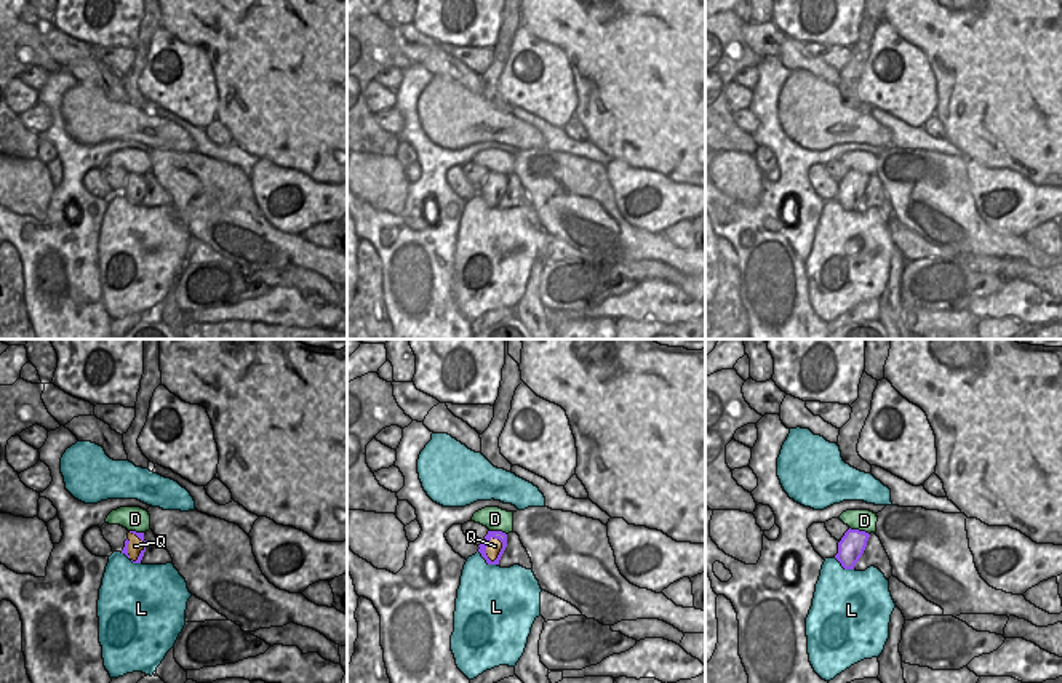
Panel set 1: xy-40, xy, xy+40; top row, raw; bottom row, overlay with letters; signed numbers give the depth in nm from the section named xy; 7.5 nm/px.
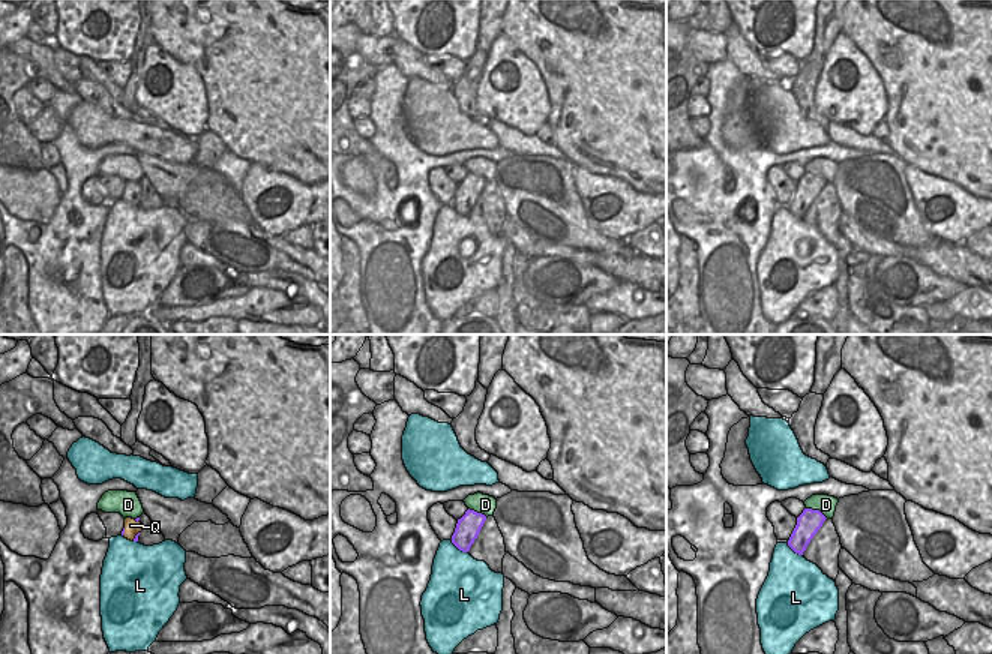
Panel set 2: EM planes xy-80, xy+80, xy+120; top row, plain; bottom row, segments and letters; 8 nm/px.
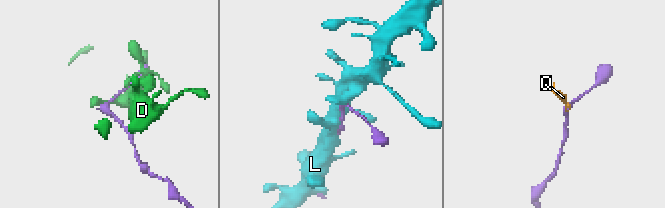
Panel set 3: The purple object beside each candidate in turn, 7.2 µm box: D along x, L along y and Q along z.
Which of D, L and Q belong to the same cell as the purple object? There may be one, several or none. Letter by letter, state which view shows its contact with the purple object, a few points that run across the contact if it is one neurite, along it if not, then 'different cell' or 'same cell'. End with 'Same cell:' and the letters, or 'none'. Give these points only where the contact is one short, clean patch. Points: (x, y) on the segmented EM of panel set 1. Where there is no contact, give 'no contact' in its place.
D: xy+40 | different cell
L: xy | different cell
Q: xy | xy (493, 536), (487, 547), (487, 557), (491, 562) | different cell
Same cell: none

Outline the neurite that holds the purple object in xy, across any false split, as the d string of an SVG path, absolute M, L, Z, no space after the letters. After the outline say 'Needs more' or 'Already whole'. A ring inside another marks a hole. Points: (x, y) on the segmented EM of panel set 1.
M488 531L488 534L485 536L483 542L481 542L478 547L480 547L478 552L480 552L481 557L486 560L488 565L499 565L499 560L501 560L501 557L502 557L505 547L507 547L507 534L502 533L502 531ZM493 537L494 537L494 539L499 539L499 541L502 542L502 549L501 549L501 552L499 552L499 555L497 555L497 558L496 558L494 561L491 561L491 560L488 558L488 555L486 555L488 542L489 542Z. Already whole

